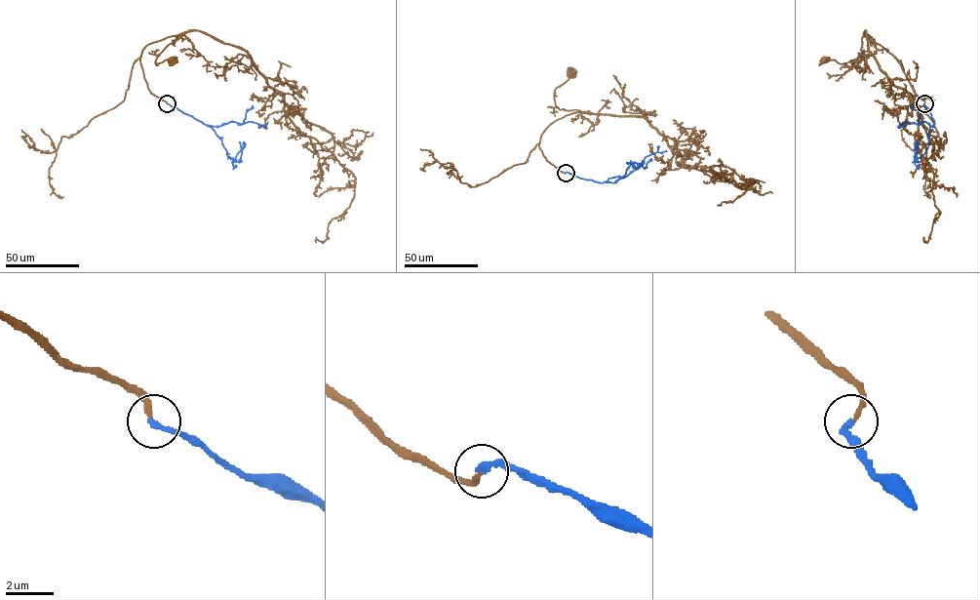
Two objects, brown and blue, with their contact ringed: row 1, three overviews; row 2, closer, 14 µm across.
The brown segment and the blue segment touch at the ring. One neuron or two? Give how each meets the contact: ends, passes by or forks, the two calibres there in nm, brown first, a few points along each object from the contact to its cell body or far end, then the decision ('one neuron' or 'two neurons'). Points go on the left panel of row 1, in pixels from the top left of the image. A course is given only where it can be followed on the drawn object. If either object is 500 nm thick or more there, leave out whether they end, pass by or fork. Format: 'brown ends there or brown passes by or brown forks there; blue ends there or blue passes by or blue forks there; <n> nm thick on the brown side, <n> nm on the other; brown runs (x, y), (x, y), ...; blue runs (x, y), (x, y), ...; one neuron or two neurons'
brown ends there; blue ends there; 180 nm thick on the brown side, 240 nm on the other; brown runs (167, 103), (148, 88), (140, 57), (149, 44), (181, 34), (167, 46), (155, 63), (171, 60); blue runs (167, 103), (210, 127), (221, 140), (227, 156), (235, 162), (242, 152), (239, 141); one neuron

